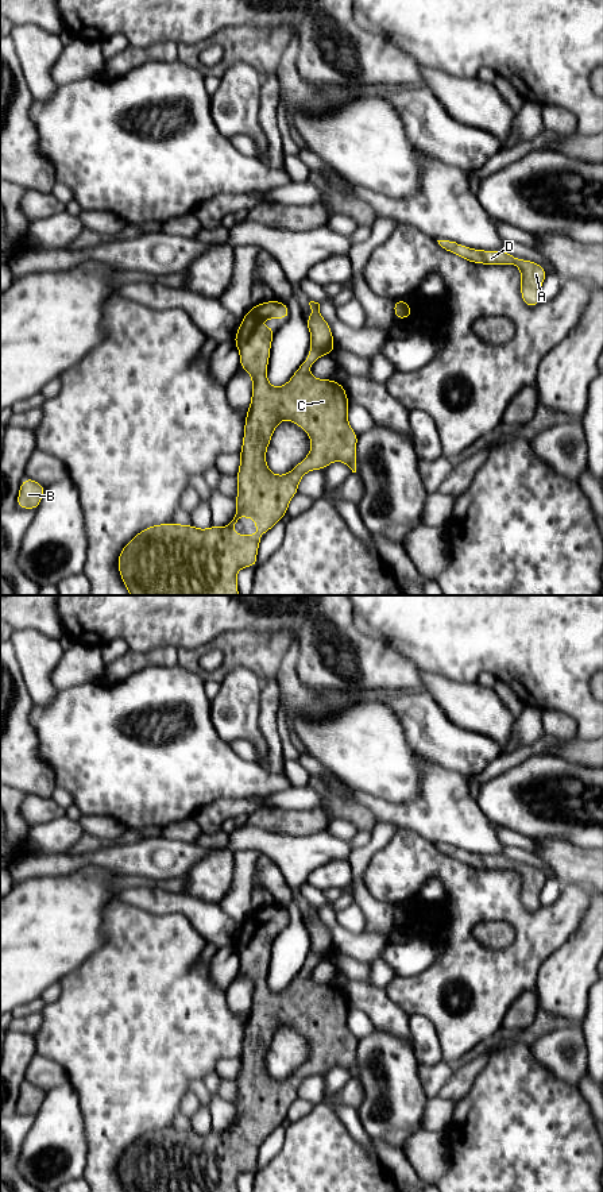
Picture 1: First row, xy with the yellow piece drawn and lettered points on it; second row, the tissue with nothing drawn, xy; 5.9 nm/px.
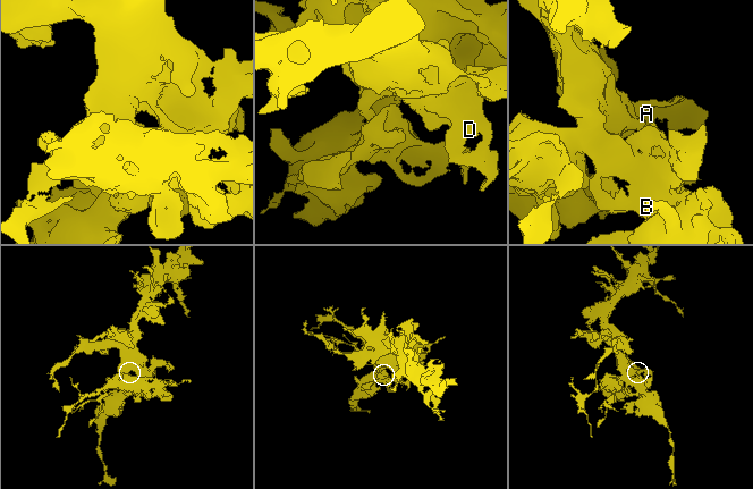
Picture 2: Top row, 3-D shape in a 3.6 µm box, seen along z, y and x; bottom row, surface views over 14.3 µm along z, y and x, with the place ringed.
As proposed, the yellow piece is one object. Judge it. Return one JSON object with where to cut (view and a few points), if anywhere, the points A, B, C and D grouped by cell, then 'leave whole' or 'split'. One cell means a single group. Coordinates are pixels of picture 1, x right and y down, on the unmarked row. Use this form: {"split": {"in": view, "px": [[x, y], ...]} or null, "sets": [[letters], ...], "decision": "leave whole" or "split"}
{"split": null, "sets": [["A", "B", "C", "D"]], "decision": "leave whole"}

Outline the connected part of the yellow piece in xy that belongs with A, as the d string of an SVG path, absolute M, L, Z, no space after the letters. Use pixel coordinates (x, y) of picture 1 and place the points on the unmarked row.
M437 845L447 856L479 869L514 869L521 875L521 902L526 911L534 913L541 907L540 894L546 883L546 875L527 864L513 861L505 855L488 856L465 852L456 846Z

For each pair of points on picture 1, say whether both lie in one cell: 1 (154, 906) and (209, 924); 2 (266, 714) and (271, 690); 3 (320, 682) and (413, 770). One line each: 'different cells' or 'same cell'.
1: same cell
2: same cell
3: different cells

